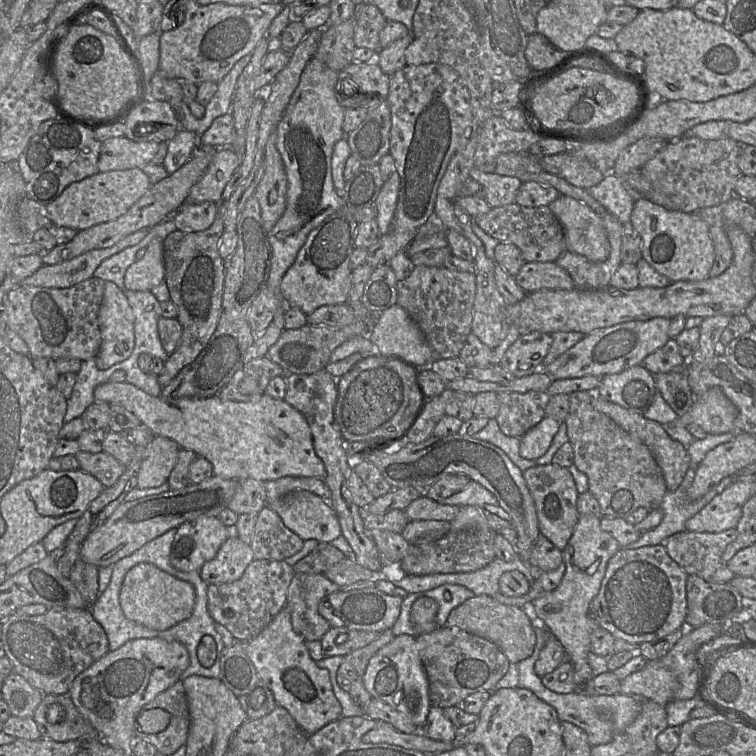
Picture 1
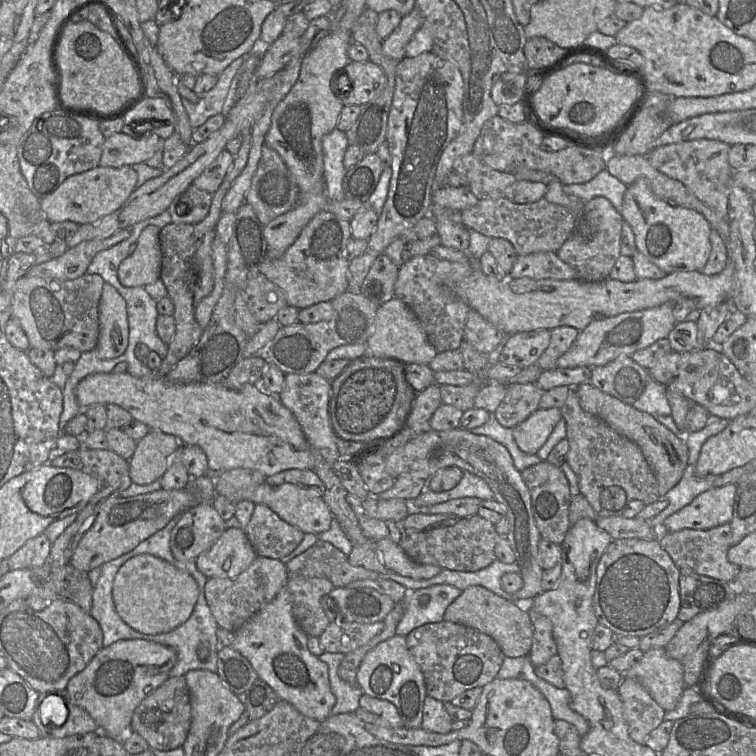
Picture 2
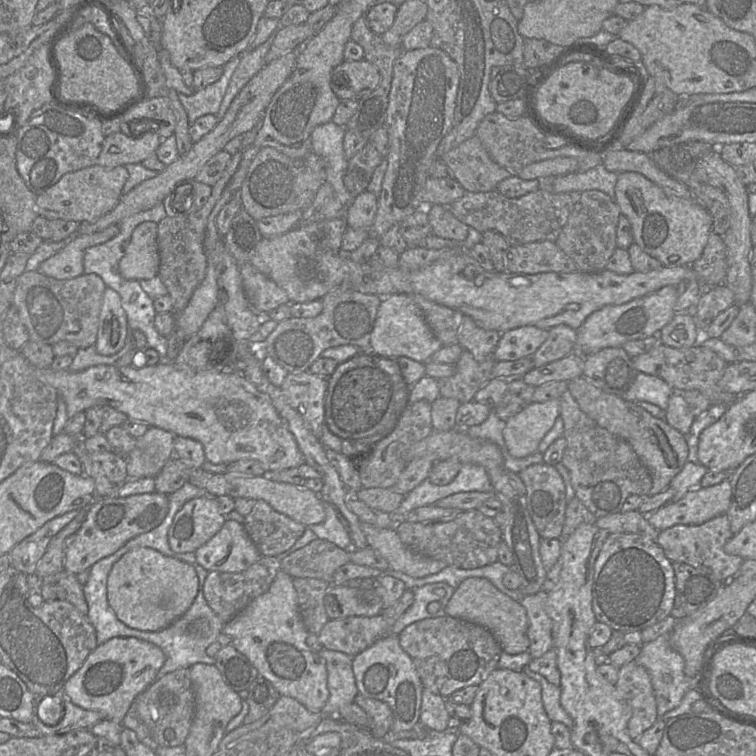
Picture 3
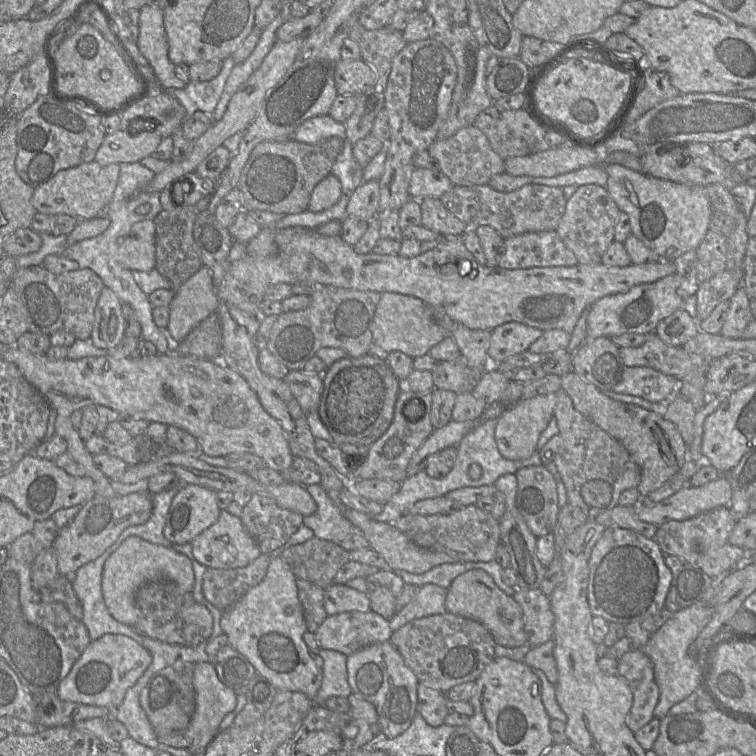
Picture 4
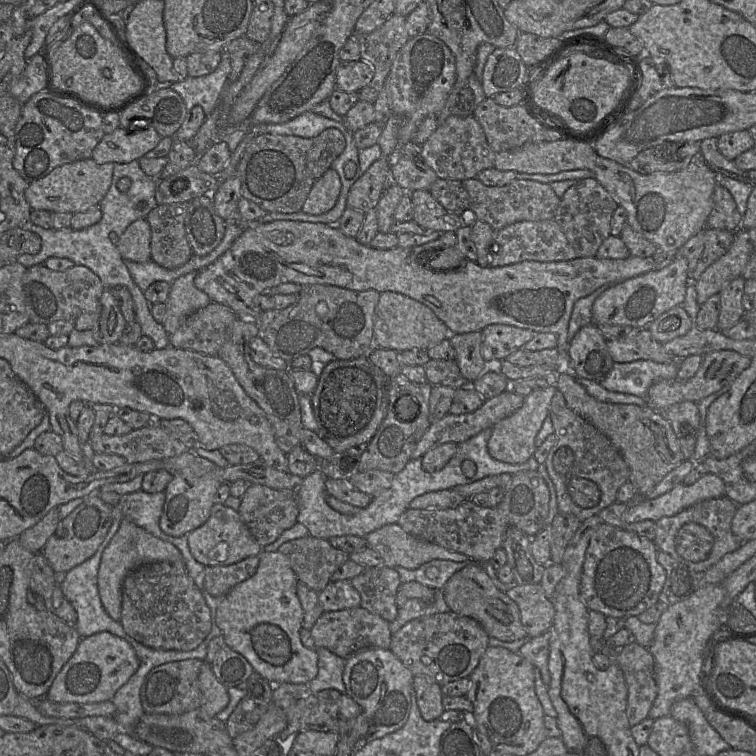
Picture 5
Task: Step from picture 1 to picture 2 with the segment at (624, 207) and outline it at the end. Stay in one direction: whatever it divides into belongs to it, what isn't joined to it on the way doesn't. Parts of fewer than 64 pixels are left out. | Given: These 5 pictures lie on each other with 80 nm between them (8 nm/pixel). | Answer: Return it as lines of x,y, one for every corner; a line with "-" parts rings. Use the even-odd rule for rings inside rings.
602,170
587,183
566,184
563,189
566,194
576,196
584,202
599,196
605,197
621,212
627,187
607,170

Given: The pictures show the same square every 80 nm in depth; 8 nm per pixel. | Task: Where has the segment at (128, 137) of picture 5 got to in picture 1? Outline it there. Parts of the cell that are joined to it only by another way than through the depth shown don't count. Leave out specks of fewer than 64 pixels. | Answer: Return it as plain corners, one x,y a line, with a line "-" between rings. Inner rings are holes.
126,136
112,137
102,142
98,171
141,168
150,163
162,141
134,141

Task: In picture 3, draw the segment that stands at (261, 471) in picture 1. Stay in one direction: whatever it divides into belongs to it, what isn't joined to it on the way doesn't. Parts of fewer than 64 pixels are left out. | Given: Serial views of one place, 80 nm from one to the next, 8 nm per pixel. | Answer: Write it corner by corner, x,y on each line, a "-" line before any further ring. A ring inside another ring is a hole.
161,360
156,365
145,365
142,368
133,365
96,365
80,372
36,368
36,375
42,383
55,388
58,395
63,398
69,419
90,407
108,405
149,427
158,427
175,436
199,441
203,445
206,460
213,464
229,464
237,460
250,459
258,461
265,472
272,472
305,463
287,422
279,415
271,398
260,392
244,376
234,372
196,371

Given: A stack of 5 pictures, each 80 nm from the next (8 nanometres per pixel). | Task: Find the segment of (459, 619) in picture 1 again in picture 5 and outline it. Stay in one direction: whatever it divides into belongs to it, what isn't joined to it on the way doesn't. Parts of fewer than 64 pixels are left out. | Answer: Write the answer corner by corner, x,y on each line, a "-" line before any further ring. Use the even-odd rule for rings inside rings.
470,564
455,572
446,582
443,595
450,611
473,618
484,628
489,637
506,642
528,638
521,623
517,604
493,584
480,565

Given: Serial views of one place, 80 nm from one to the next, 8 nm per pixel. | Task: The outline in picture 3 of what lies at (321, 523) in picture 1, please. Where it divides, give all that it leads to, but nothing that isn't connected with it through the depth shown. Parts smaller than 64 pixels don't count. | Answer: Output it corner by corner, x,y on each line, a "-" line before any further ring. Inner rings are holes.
173,458
169,460
169,464
174,464
185,482
201,488
210,496
218,497
228,495
232,498
248,498
257,500
264,500
270,504
276,511
285,514
291,519
302,523
306,527
319,524
325,519
324,502
321,500
319,494
307,489
300,488
291,483
276,482
265,475
248,476
240,473
212,473
204,470
202,467
189,467
180,459

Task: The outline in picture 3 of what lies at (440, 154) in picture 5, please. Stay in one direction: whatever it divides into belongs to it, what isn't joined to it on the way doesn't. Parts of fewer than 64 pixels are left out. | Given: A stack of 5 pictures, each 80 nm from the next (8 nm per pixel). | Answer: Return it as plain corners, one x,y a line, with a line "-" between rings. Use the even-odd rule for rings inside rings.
474,135
456,148
445,153
441,160
449,167
452,177
469,192
488,192
497,189
498,184
515,175
510,170
497,164
483,147
480,139

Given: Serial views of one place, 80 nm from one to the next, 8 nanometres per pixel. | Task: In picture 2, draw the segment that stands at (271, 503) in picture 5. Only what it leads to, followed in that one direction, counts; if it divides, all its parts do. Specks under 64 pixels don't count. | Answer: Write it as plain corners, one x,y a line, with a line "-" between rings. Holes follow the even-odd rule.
255,504
244,532
257,556
271,559
280,559
290,554
305,534
262,504

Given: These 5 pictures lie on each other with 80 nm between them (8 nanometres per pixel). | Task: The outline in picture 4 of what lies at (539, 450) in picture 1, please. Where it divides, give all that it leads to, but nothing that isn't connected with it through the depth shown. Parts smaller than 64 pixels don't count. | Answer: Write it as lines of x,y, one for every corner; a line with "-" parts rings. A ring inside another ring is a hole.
556,394
539,395
522,399
511,407
506,407
497,418
495,442
499,453
508,460
525,460
537,451
537,442
553,417
556,405

